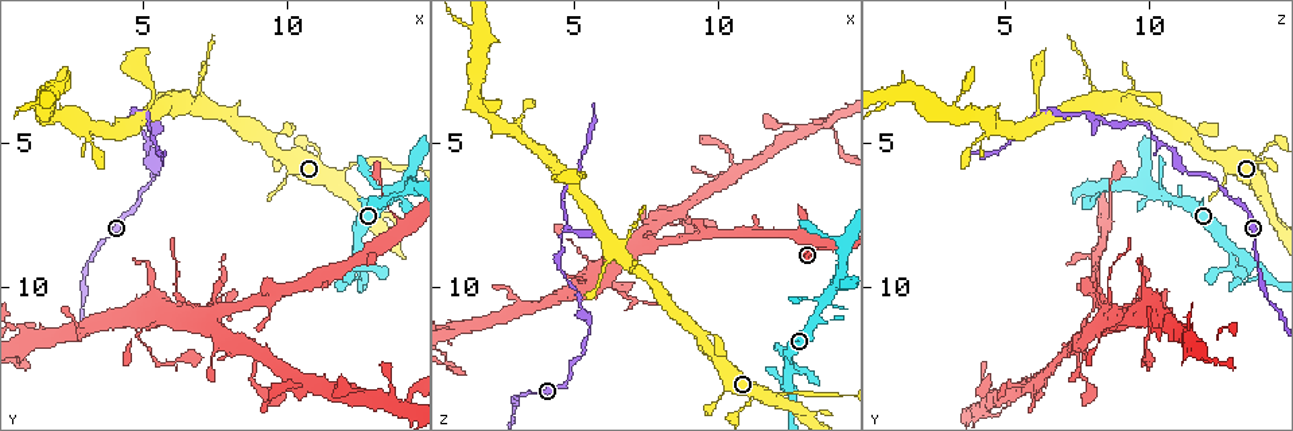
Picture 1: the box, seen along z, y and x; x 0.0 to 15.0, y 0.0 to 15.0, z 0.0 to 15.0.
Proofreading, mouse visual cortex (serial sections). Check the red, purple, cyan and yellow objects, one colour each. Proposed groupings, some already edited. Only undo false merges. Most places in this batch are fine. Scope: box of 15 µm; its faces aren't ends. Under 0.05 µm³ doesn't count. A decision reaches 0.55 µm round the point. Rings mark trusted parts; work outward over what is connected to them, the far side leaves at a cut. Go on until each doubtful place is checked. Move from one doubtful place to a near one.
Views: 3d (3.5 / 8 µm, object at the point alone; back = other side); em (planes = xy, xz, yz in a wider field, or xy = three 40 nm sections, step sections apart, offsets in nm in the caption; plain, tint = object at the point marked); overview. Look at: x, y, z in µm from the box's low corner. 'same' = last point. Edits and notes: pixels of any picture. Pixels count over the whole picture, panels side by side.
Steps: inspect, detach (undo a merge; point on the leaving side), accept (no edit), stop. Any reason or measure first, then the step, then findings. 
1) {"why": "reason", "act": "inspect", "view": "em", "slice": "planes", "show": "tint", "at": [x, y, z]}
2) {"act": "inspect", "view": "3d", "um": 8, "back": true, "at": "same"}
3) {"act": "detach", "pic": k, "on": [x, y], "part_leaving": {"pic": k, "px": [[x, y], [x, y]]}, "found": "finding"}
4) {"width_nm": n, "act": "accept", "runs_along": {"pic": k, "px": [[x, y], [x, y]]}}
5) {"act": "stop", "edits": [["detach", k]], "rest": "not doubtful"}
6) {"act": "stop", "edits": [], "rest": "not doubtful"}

{"why": "narrows sharply", "act": "inspect", "view": "3d", "um": 3.5, "at": [12.5, 5.6, 13.7]}

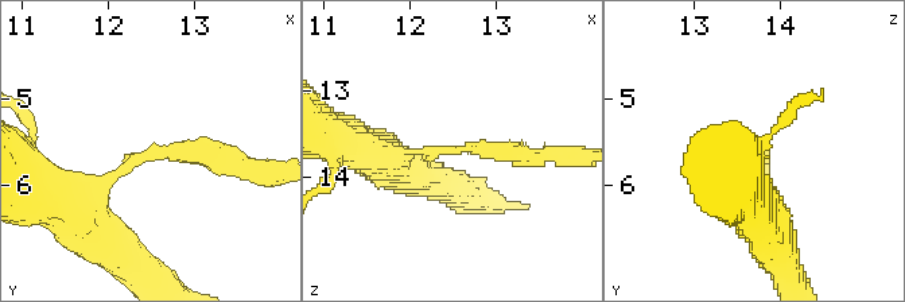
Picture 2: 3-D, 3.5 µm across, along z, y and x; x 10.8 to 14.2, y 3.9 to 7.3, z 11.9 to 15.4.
{"arm_widths_nm": [250, 300], "why": "now the EM", "act": "inspect", "view": "em", "slice": "xy", "step": 5, "show": "tint", "at": [12.45, 5.65, 13.75]}

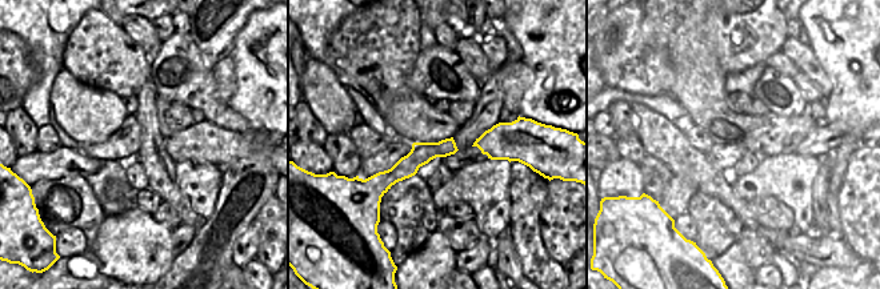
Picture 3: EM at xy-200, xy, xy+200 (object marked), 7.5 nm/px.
{"act": "accept", "runs_along": {"pic": 3, "px": [[451, 143], [423, 152], [382, 188]]}, "found": "continuous, no second cell"}

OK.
{"why": "thin neck", "act": "inspect", "view": "3d", "um": 3.5, "at": [3.3, 5.1, 3.9]}

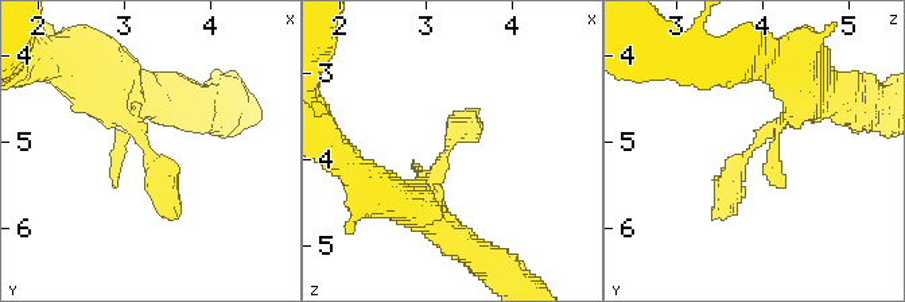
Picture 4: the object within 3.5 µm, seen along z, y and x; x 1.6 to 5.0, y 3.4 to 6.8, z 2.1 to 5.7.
{"why": "now the EM", "act": "inspect", "view": "em", "slice": "xy", "step": 2, "show": "plain", "at": [3.20, 5.05, 3.85]}

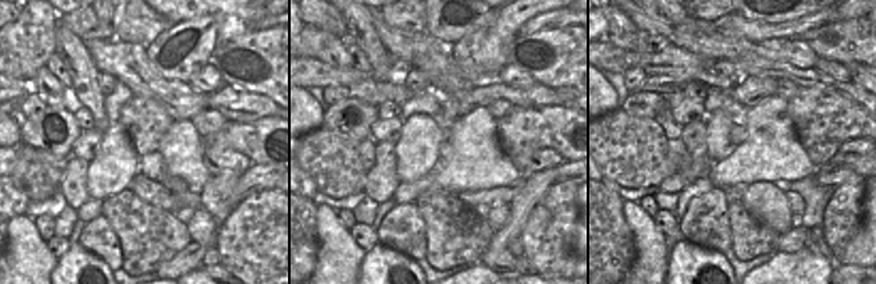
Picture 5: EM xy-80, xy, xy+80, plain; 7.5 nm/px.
{"why": "where the object lies", "act": "inspect", "view": "em", "slice": "xy", "step": 2, "show": "tint", "at": "same"}

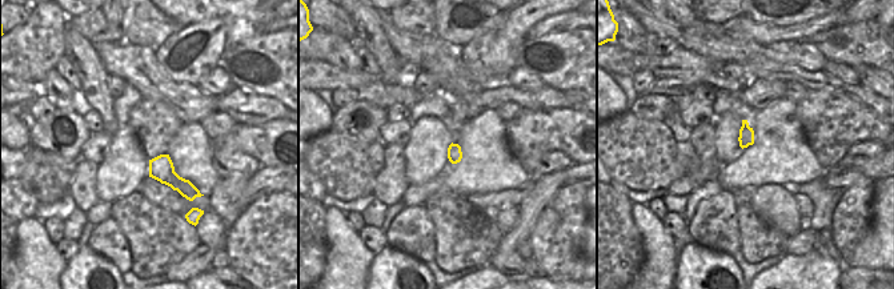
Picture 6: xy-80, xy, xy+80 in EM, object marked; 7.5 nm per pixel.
{"act": "accept", "runs_along": {"pic": 4, "px": [[801, 97], [740, 159], [713, 217]]}, "found": "one cell here"}

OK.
{"why": "branch point", "act": "inspect", "view": "3d", "um": 3.5, "at": [4.8, 4.0, 8.0]}

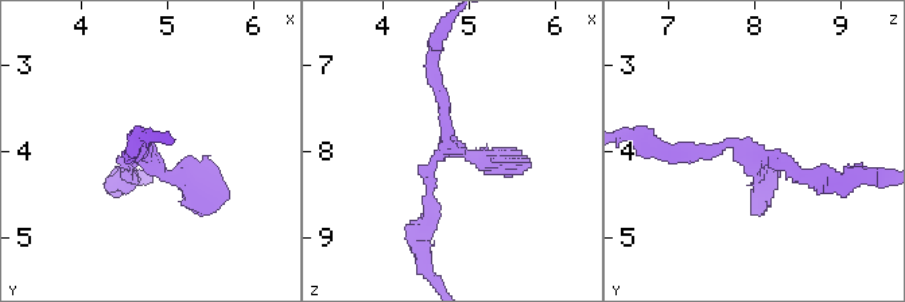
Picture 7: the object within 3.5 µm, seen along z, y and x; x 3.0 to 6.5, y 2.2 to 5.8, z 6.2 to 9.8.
{"act": "inspect", "view": "em", "slice": "xy", "step": 5, "show": "tint", "at": [4.70, 4.05, 8.00]}

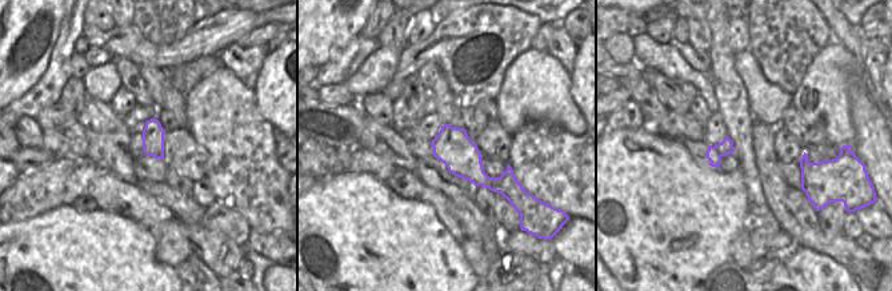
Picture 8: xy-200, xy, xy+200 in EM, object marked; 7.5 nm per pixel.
{"act": "accept", "runs_along": {"pic": 7, "px": [[828, 175], [734, 143], [672, 151]]}, "found": "all the same cell"}

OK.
{"act": "stop", "edits": [], "rest": "not doubtful"}

